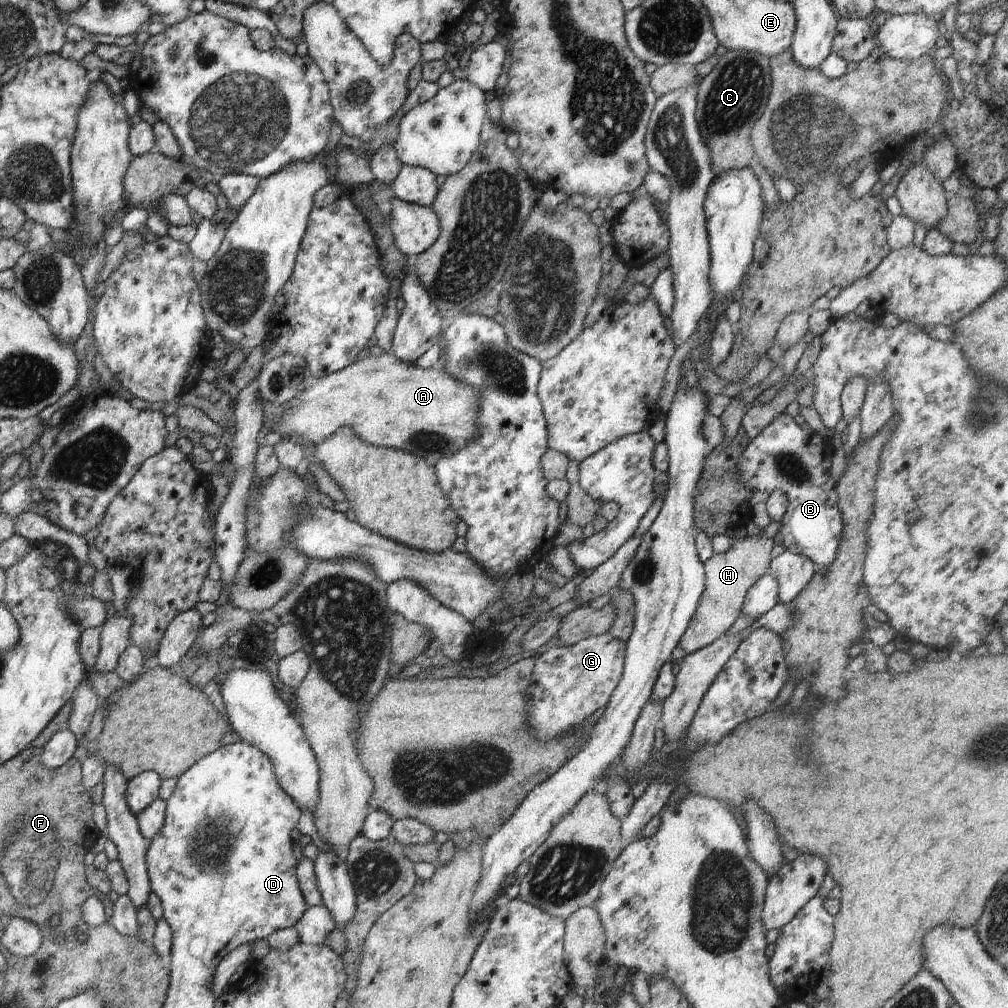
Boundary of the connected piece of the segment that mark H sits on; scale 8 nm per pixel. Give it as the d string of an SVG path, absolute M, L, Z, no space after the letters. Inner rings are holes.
M753 533L751 536L737 540L732 548L724 554L714 554L705 568L705 590L700 598L696 613L691 619L690 626L678 645L686 654L690 654L709 646L723 635L728 633L730 627L741 614L744 600L748 590L754 586L758 578L770 573L770 552L775 546L772 539Z

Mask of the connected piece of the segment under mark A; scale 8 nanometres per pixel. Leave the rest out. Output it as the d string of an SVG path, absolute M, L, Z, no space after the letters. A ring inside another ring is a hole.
M392 353L366 357L334 374L315 378L308 388L304 388L288 404L274 404L267 401L261 401L260 404L267 427L265 431L278 432L286 439L290 436L298 436L304 442L319 445L340 428L348 426L368 446L401 450L424 459L428 466L433 467L440 458L458 452L478 434L478 426L476 426L478 394L474 392L472 386L454 380L440 366L424 370L415 364L400 362Z

